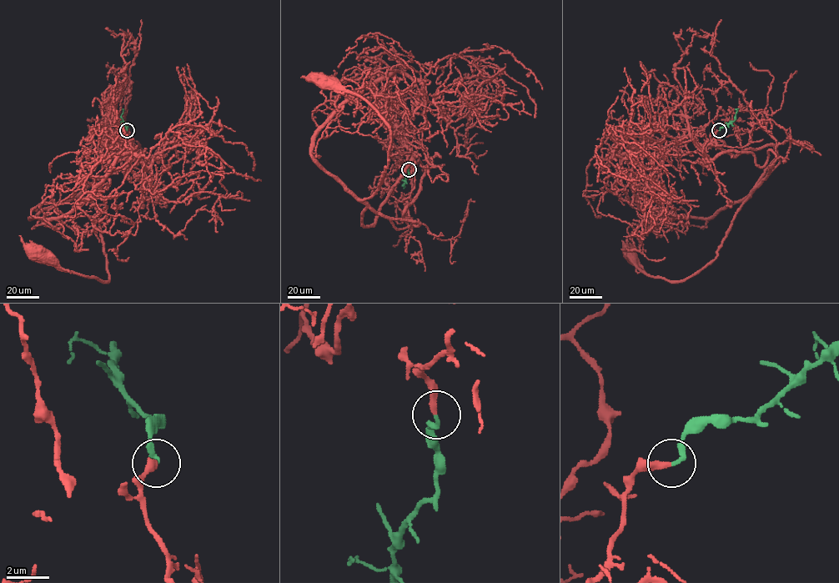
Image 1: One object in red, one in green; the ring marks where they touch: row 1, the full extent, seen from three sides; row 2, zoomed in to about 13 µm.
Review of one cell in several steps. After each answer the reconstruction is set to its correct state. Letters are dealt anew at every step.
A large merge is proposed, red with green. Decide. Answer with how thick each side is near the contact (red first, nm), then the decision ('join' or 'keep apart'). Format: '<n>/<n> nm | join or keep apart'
320/240 nm | join

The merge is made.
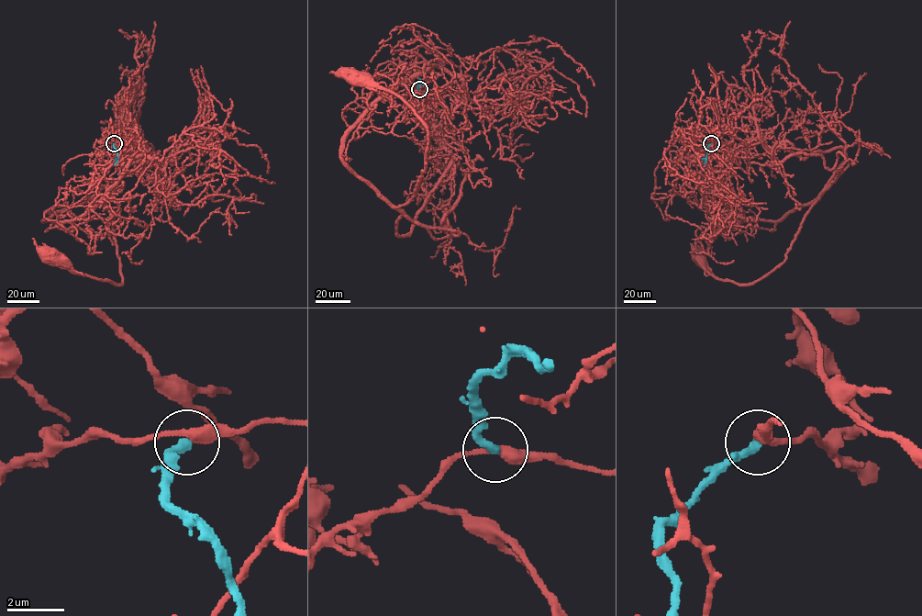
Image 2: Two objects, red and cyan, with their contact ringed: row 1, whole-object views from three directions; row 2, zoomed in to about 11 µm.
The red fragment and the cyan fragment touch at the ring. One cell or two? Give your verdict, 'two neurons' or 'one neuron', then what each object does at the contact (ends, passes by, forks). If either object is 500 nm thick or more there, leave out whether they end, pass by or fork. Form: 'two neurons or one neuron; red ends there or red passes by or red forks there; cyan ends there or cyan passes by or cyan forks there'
two neurons; red passes by; cyan ends there

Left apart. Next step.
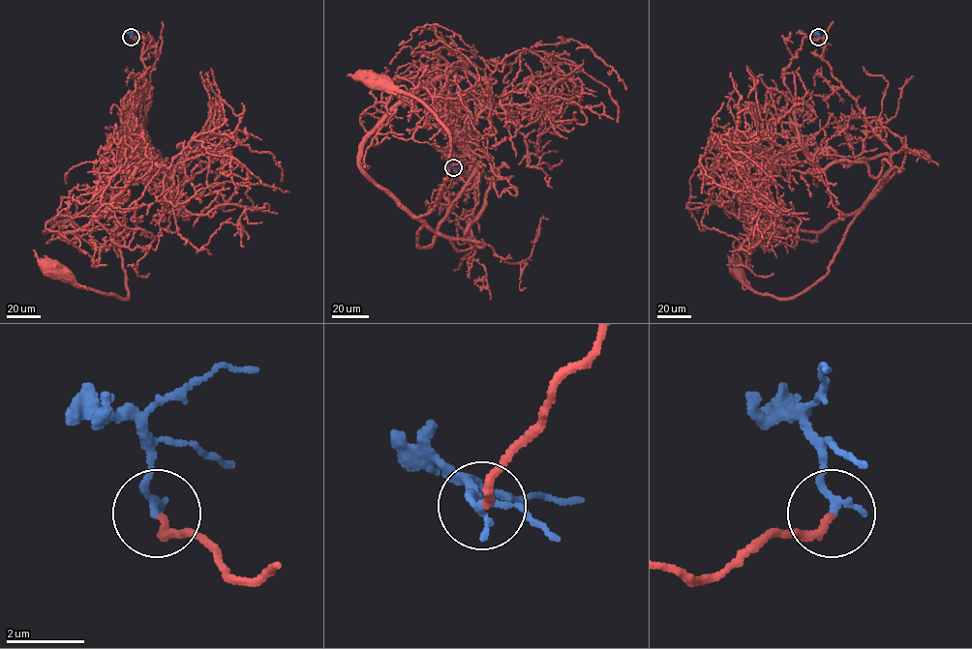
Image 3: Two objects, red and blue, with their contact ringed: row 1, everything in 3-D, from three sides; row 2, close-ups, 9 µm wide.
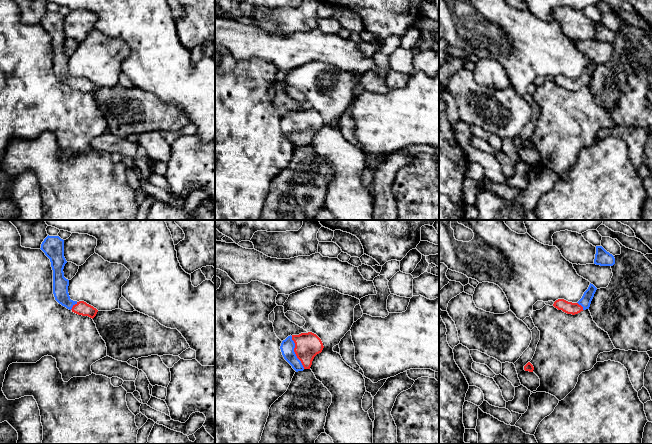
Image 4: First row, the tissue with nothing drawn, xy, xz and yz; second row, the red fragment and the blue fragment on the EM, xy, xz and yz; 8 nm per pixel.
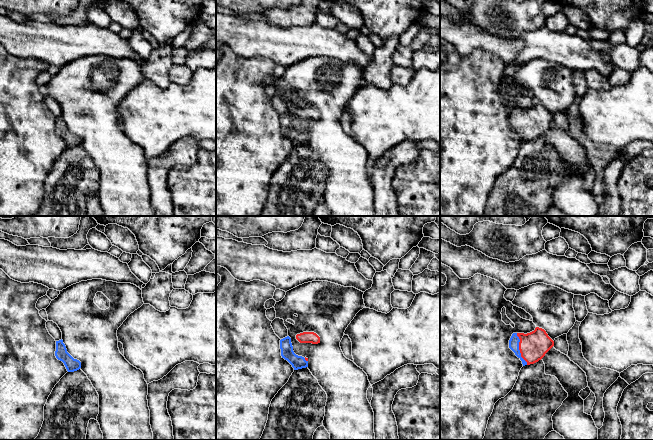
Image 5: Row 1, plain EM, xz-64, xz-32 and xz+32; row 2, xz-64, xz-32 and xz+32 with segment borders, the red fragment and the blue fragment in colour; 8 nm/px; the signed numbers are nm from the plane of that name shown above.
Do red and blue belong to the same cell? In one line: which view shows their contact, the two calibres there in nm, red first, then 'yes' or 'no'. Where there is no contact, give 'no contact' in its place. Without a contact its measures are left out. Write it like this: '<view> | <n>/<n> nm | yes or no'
xz | 200/110 nm | yes

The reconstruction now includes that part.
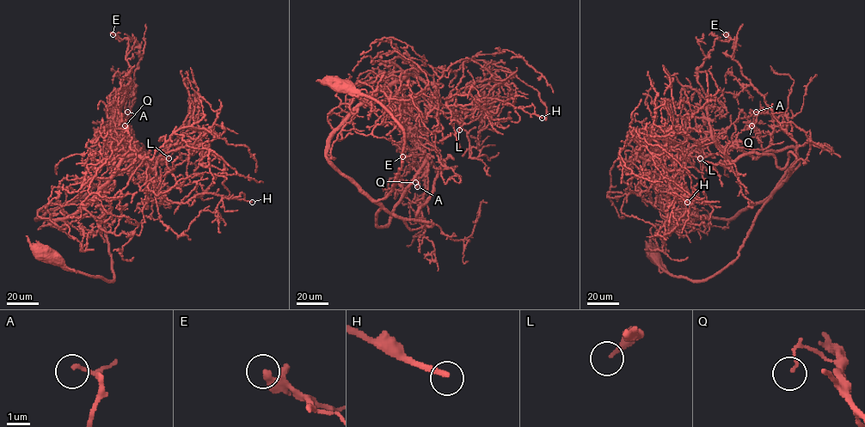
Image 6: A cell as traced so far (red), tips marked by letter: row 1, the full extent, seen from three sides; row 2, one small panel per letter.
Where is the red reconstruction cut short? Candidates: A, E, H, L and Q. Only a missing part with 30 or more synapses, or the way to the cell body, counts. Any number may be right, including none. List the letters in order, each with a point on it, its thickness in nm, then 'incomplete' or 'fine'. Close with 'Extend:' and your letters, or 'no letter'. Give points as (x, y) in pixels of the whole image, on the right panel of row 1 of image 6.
A: at (756, 112); 160 nm thick; fine
E: at (726, 34); 320 nm thick; fine
H: at (687, 202); 260 nm thick; incomplete
L: at (700, 158); 240 nm thick; incomplete
Q: at (751, 125); 110 nm thick; fine
Extend: H, L

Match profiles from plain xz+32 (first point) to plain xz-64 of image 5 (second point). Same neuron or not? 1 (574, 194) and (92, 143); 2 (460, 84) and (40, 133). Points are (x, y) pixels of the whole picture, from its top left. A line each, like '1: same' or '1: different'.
1: same
2: same

